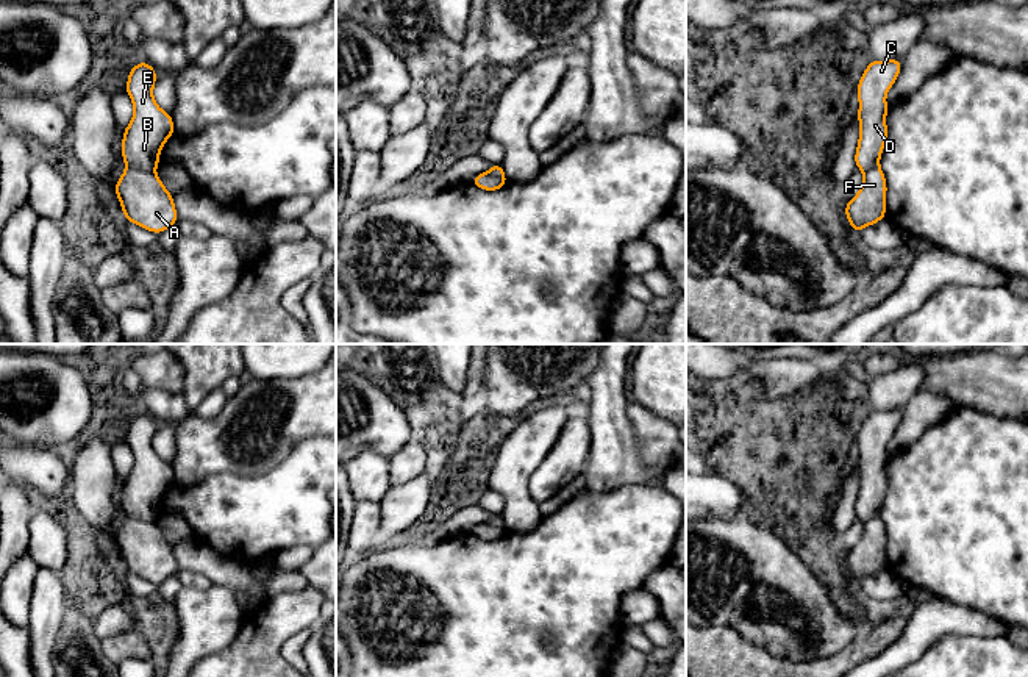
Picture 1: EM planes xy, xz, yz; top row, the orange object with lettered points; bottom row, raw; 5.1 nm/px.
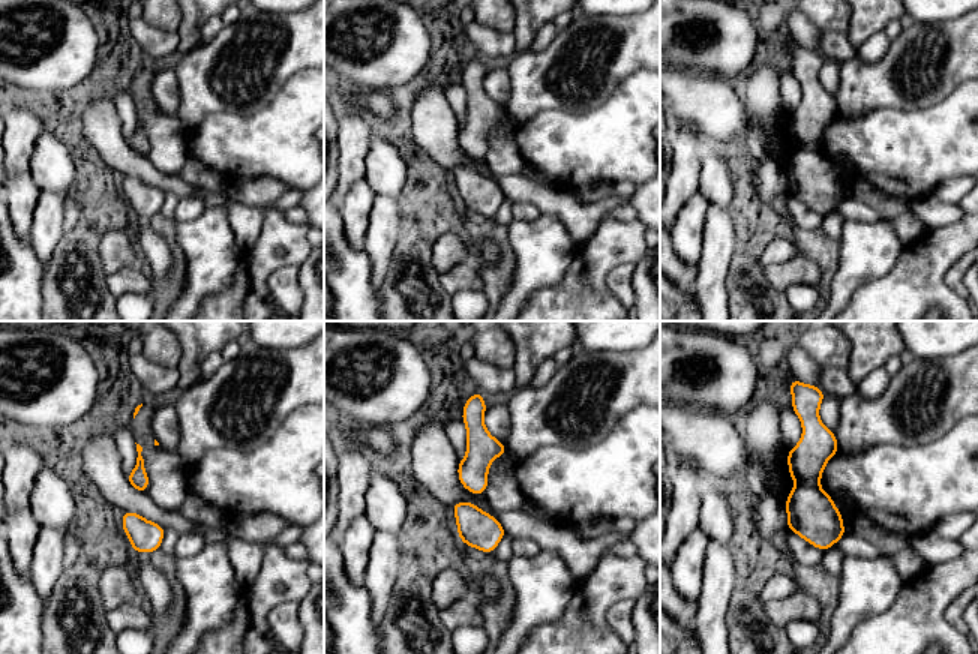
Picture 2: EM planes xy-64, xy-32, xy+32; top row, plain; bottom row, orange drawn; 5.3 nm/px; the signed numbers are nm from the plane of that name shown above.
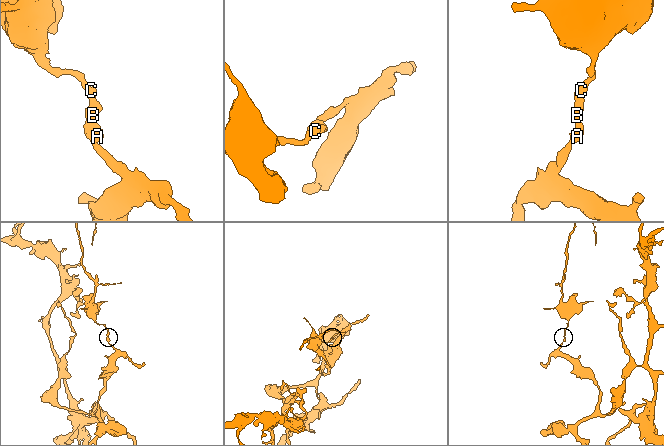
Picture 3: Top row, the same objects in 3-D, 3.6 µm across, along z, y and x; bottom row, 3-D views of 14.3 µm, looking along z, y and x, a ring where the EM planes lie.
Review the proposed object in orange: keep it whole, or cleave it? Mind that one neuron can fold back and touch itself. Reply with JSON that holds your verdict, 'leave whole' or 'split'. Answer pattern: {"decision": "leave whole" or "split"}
{"decision": "split"}

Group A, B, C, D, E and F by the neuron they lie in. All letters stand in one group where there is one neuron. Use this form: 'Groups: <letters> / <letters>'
Groups: A F / B C D E

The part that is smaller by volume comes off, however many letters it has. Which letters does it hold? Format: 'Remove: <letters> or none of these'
Remove: B, C, D, E

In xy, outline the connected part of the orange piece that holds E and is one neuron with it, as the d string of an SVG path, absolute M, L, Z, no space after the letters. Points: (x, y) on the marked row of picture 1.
M142 61L130 70L125 89L134 114L123 130L122 158L127 166L147 172L156 170L162 145L175 133L172 116L153 100L156 78L156 70Z

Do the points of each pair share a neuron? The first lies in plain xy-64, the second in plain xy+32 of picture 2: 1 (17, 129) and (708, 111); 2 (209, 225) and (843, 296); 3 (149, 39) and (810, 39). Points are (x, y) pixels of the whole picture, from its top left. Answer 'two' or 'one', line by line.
1: two
2: one
3: two

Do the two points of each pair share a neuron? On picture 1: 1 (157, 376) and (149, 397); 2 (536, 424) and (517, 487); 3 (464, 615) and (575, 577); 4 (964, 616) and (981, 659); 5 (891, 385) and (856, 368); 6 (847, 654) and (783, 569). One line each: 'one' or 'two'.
1: two
2: one
3: one
4: two
5: one
6: two

